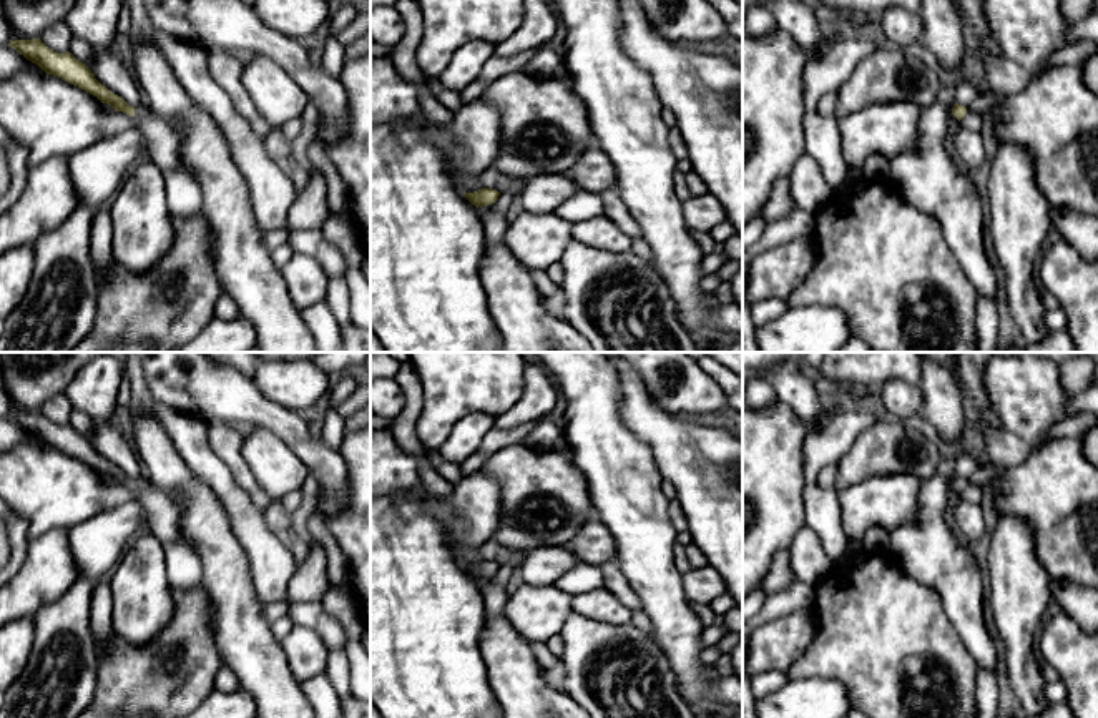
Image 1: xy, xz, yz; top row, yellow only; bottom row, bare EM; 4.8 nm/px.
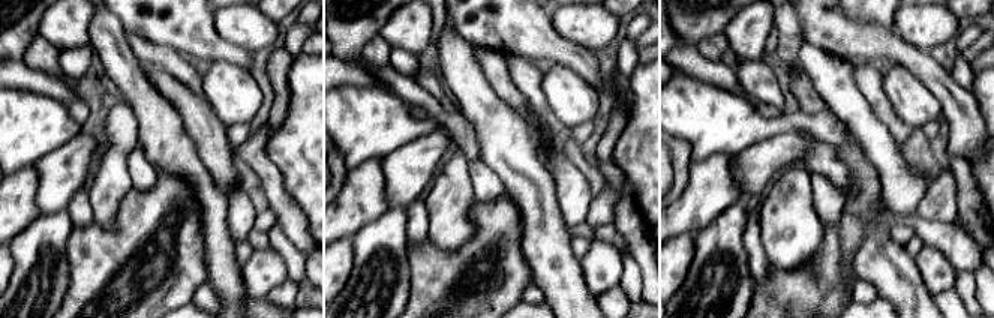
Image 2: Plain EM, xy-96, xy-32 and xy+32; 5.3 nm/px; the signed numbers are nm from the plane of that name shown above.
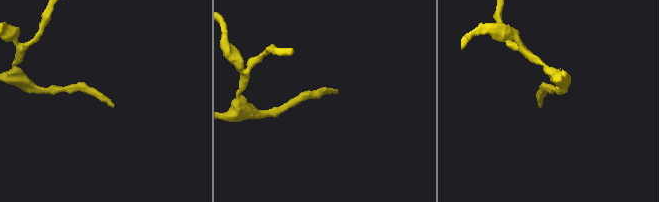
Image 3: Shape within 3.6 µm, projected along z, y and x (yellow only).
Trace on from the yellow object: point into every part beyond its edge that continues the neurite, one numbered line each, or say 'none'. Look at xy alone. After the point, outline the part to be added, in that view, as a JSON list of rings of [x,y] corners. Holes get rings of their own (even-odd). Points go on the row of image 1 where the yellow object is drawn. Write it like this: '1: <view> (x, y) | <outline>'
1: xy (165, 150) | [[[138,106],[138,108],[135,108],[135,116],[138,118],[138,123],[140,123],[140,131],[146,136],[146,140],[148,140],[148,146],[150,146],[150,158],[154,161],[154,165],[161,170],[161,171],[164,171],[164,170],[179,170],[179,171],[184,171],[184,173],[188,173],[189,175],[189,171],[188,171],[188,168],[186,168],[186,165],[184,165],[184,161],[181,160],[181,145],[179,145],[179,140],[174,136],[174,133],[173,133],[173,130],[171,130],[171,126],[163,120],[163,118],[158,118],[150,108],[143,108],[143,106]],[[189,175],[191,176],[191,175]],[[191,176],[194,181],[196,181],[196,178],[194,176]]]

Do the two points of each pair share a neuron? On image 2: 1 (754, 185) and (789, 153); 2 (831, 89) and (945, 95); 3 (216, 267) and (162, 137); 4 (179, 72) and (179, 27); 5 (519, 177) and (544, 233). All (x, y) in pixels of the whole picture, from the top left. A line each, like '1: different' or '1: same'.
1: same
2: different
3: same
4: different
5: same

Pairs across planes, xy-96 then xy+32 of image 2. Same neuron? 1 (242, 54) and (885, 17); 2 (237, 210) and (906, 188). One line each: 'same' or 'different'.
1: different
2: same

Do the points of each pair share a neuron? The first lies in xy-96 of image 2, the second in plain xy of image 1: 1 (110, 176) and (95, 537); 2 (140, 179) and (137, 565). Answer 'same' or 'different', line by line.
1: different
2: different

